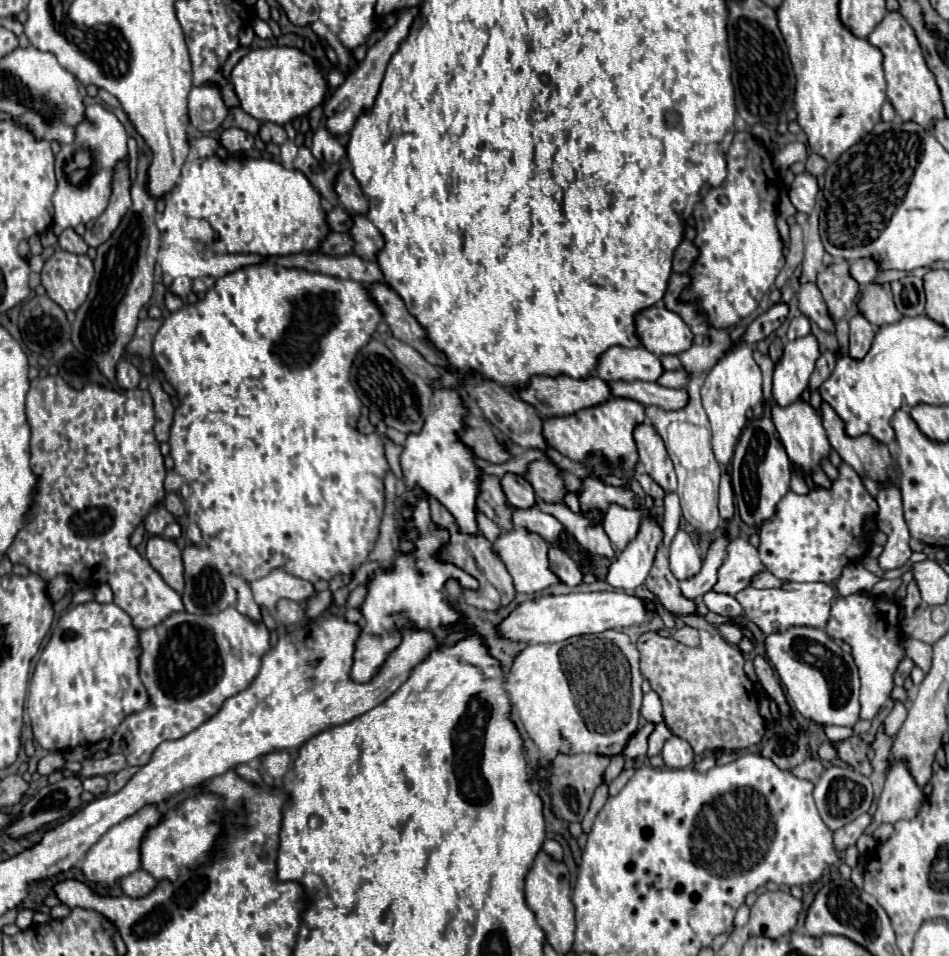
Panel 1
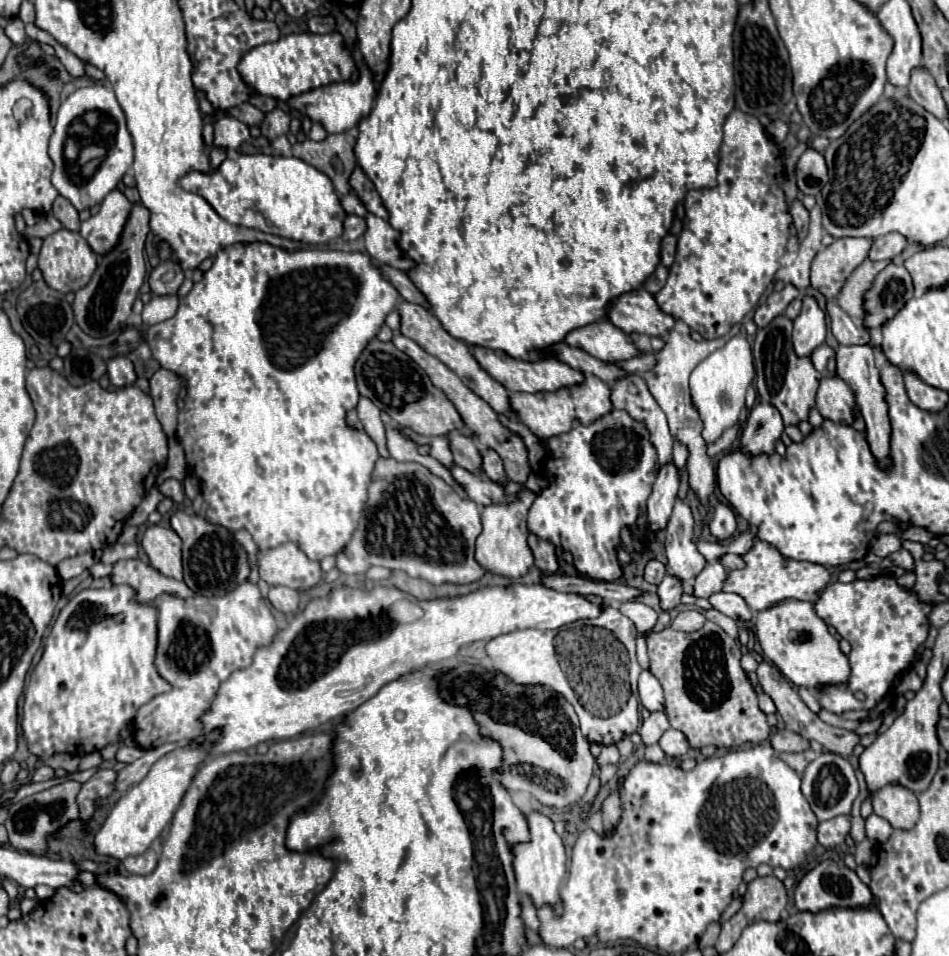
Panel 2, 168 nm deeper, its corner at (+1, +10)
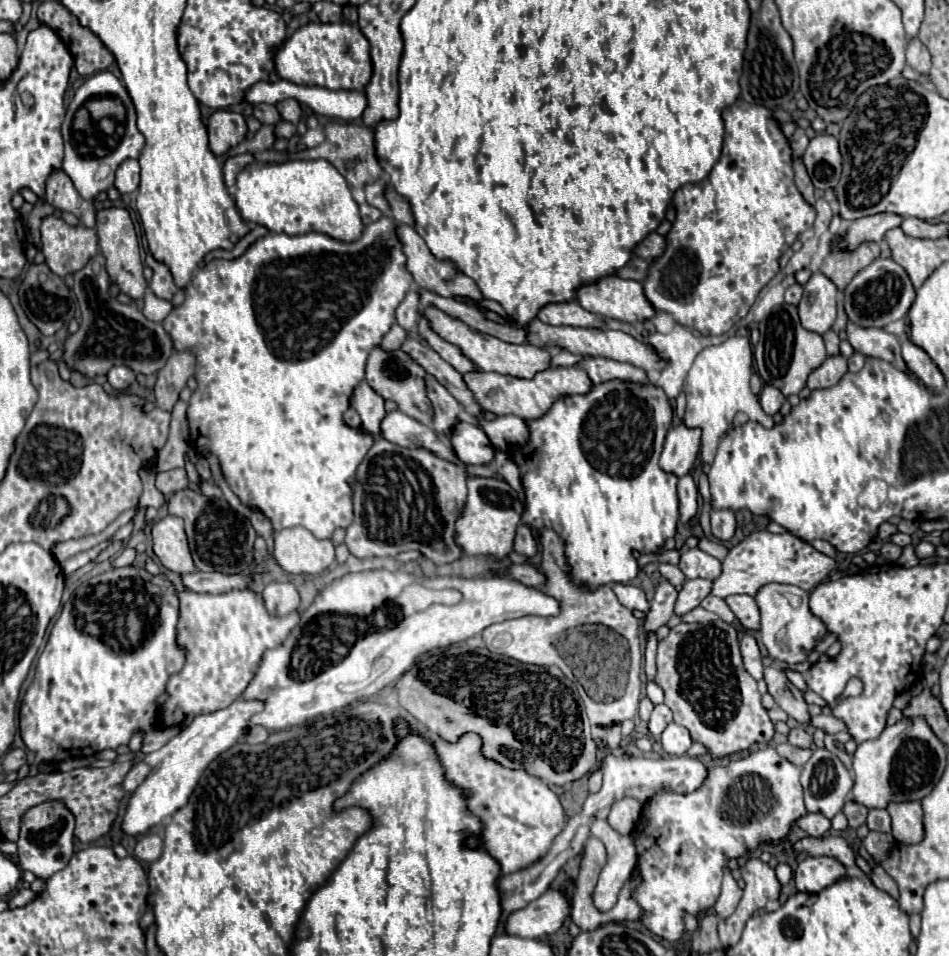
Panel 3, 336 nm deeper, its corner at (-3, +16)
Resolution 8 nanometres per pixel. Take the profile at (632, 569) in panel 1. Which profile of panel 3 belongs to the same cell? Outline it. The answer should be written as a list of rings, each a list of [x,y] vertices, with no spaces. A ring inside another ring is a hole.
[[[686,424],[674,426],[664,442],[664,452],[660,456],[660,468],[672,472],[678,478],[684,476],[700,450],[700,428],[686,428]]]

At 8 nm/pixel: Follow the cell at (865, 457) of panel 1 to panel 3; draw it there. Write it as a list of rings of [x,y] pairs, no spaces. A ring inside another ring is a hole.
[[[836,354],[836,356],[826,356],[826,360],[814,368],[814,372],[810,372],[808,376],[808,382],[806,386],[810,390],[816,390],[816,388],[830,388],[834,384],[838,384],[838,380],[848,372],[848,366],[846,366],[846,358],[842,354]]]

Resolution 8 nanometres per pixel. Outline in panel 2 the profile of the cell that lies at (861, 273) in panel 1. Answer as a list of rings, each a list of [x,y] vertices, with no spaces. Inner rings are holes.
[[[892,232],[892,234],[886,234],[886,236],[880,236],[878,240],[872,242],[872,248],[870,248],[870,254],[868,258],[872,262],[878,262],[878,260],[892,260],[894,256],[898,256],[906,246],[906,240],[904,236]]]

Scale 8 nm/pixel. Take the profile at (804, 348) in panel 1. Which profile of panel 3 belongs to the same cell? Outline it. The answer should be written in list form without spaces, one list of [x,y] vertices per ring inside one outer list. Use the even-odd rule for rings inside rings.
[[[816,272],[804,284],[804,296],[798,304],[802,326],[810,332],[824,334],[836,320],[836,284],[824,274]]]

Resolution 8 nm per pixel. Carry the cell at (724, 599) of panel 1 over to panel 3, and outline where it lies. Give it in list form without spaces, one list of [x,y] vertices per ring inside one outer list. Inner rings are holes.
[[[744,594],[728,596],[726,604],[732,608],[732,612],[736,614],[736,618],[740,620],[740,624],[746,630],[758,630],[760,628],[758,604],[756,604],[756,600],[752,596],[744,596]]]

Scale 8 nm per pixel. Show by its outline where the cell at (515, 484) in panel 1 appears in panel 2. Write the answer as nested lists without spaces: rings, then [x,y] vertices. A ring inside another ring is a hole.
[[[488,450],[488,452],[482,452],[482,470],[484,474],[498,482],[498,484],[506,484],[506,472],[504,472],[504,466],[502,466],[502,458],[494,452],[494,450]]]

